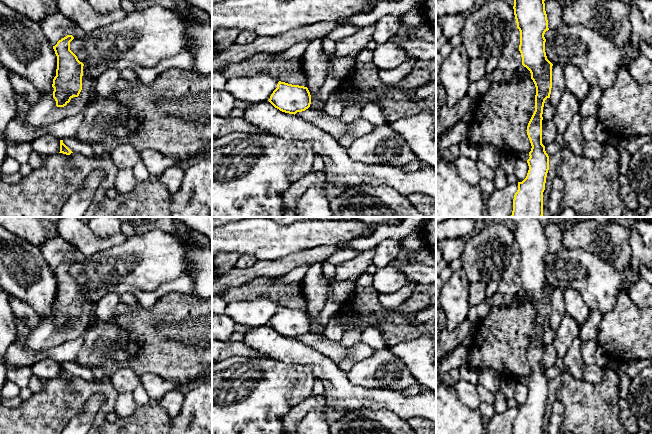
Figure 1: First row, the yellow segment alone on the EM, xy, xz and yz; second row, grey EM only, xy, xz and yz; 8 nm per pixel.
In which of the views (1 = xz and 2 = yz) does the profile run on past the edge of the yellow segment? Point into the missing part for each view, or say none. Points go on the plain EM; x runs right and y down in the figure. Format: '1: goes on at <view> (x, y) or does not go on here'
1: does not go on here
2: does not go on here

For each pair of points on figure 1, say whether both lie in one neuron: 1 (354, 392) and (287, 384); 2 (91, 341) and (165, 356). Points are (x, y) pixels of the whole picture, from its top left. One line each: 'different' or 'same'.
1: different
2: different

